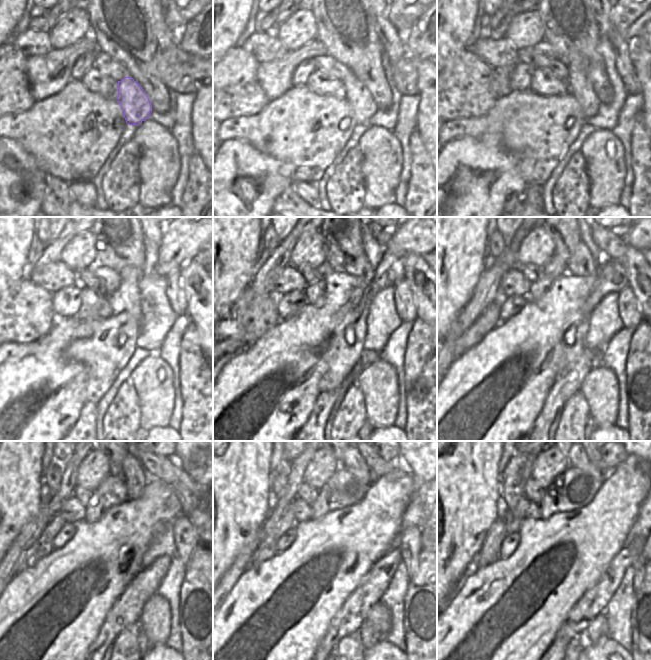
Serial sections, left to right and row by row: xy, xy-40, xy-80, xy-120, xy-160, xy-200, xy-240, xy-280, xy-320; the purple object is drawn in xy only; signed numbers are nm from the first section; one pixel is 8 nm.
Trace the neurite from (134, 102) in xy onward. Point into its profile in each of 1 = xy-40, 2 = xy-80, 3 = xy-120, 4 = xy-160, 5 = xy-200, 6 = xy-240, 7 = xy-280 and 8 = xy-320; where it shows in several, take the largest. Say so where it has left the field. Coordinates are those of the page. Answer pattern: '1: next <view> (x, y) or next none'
1: next xy-40 (360, 99)
2: next xy-80 (579, 86)
3: next xy-120 (127, 299)
4: next xy-160 (359, 267)
5: next xy-200 (581, 264)
6: next xy-240 (135, 477)
7: next xy-280 (352, 461)
8: next xy-320 (579, 461)

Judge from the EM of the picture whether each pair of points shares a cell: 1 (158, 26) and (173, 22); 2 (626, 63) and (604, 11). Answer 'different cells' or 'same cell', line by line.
1: different cells
2: same cell

